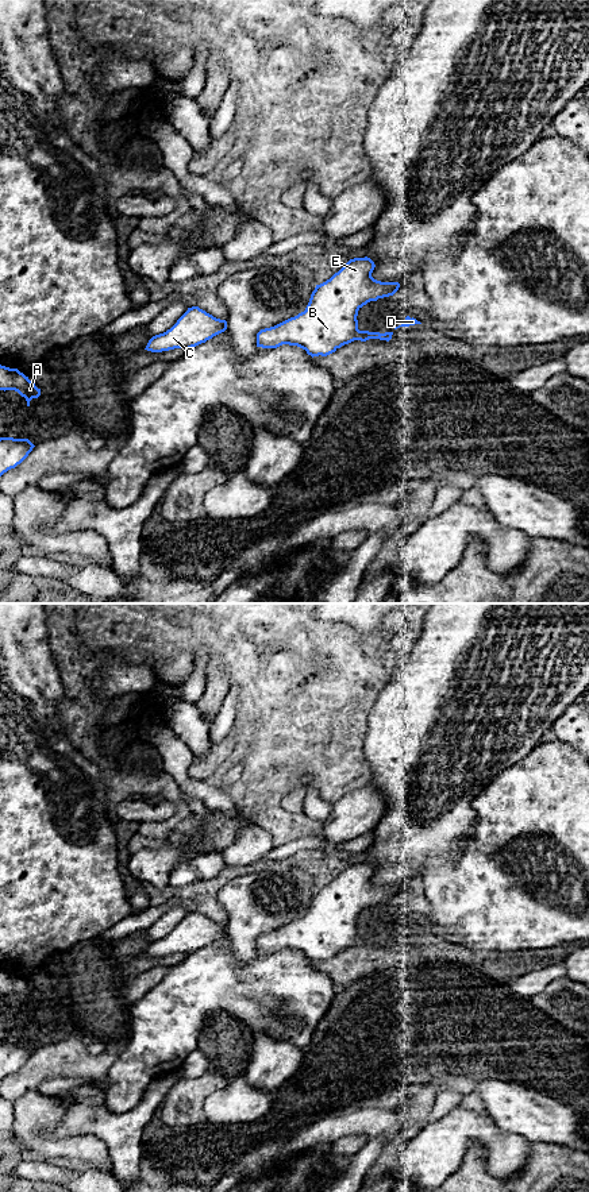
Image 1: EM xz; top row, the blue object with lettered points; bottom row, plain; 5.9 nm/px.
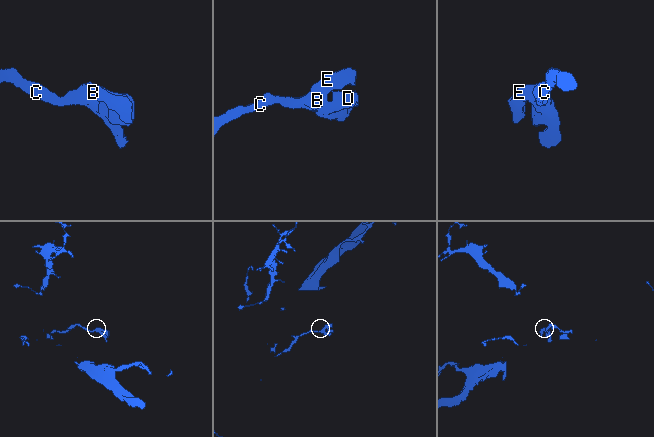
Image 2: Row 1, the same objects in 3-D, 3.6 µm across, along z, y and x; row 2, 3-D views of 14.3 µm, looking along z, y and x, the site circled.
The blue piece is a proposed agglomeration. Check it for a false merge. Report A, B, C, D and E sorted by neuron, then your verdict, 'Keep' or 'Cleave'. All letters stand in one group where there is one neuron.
Groups: A B C D E. Keep

